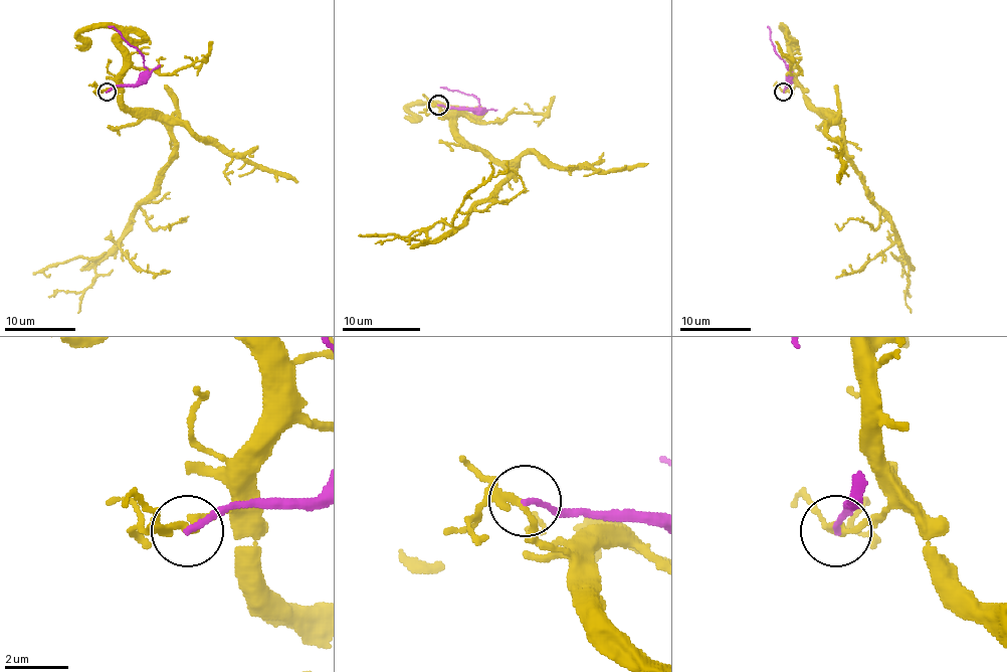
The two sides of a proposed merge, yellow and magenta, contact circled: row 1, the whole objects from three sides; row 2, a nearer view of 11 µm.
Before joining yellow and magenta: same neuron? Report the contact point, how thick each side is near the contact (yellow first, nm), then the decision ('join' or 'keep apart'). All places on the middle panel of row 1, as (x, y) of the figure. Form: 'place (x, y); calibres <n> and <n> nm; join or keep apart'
place (438, 105); calibres 220 and 180 nm; keep apart

